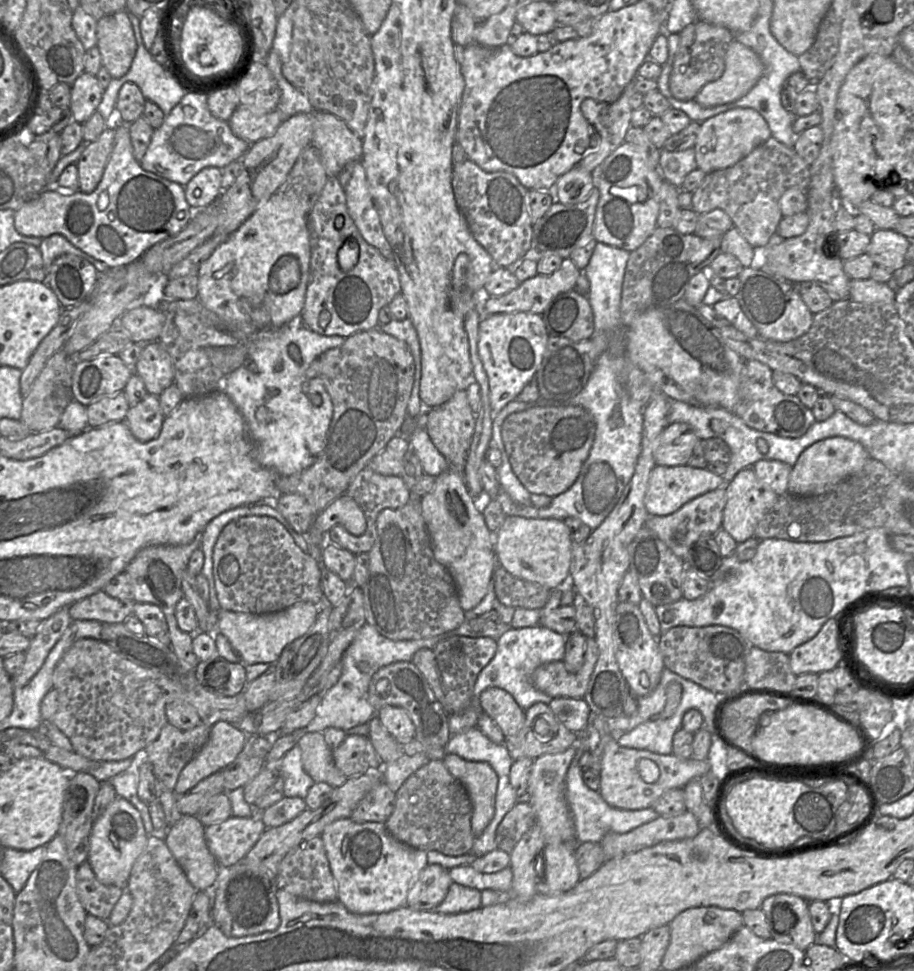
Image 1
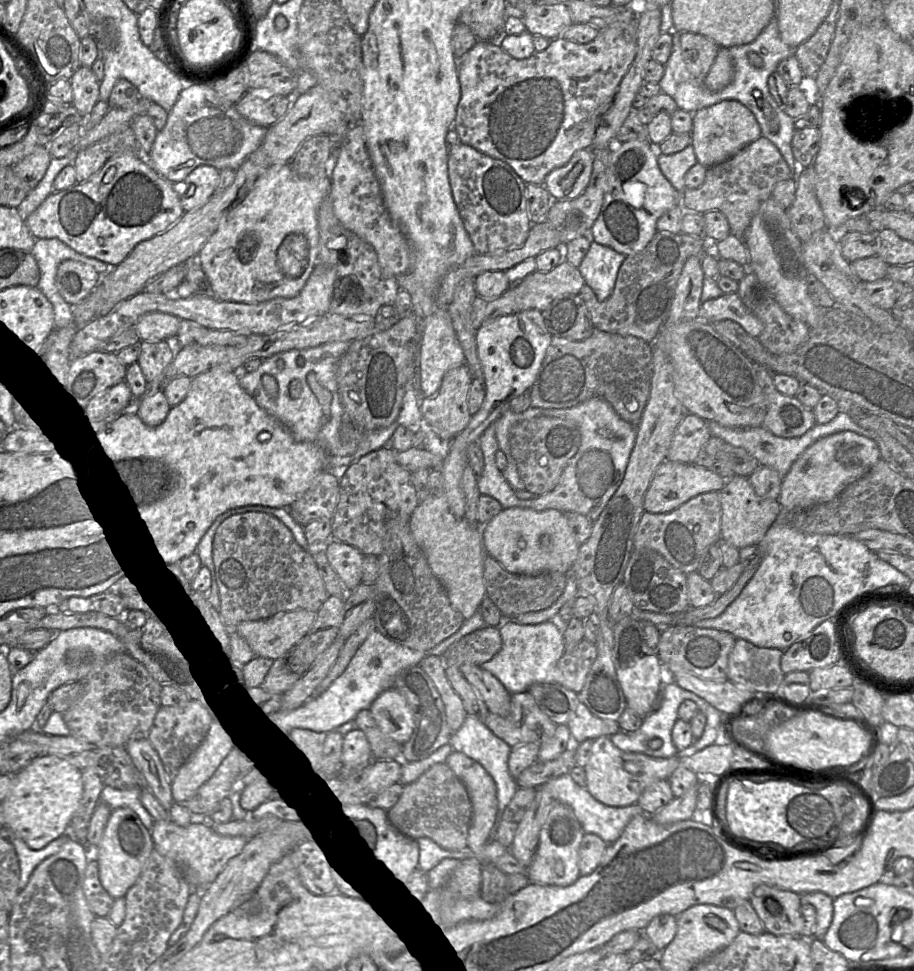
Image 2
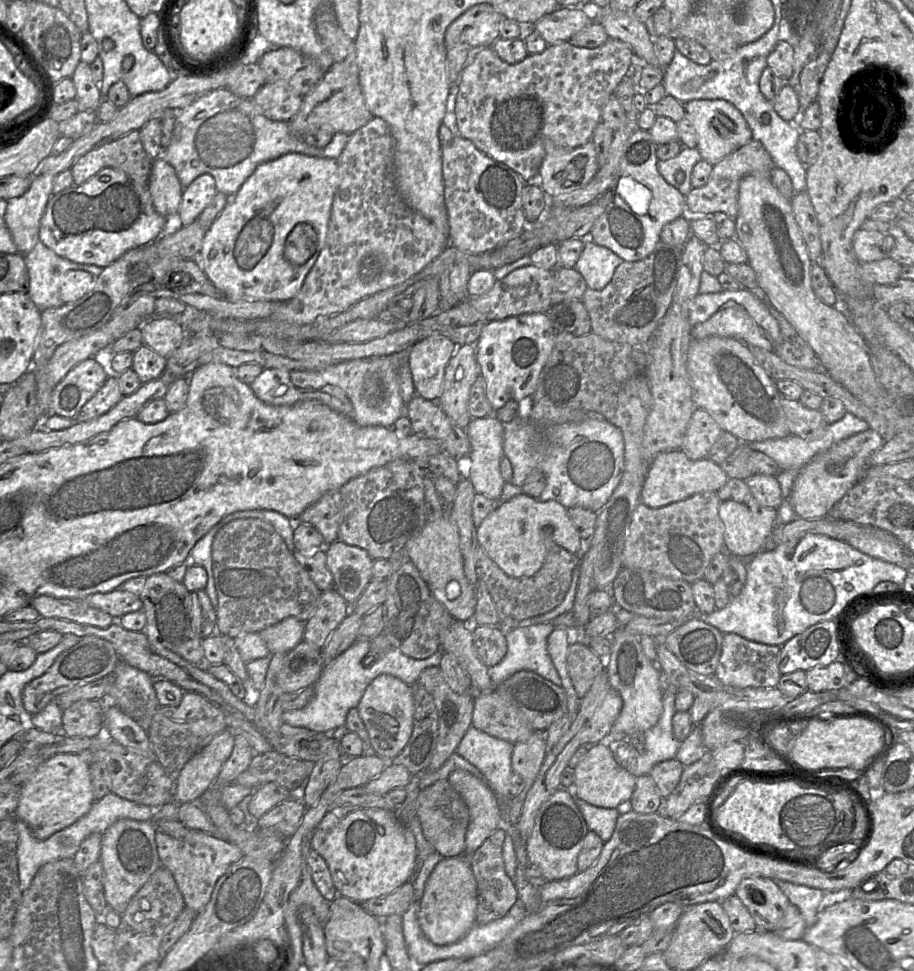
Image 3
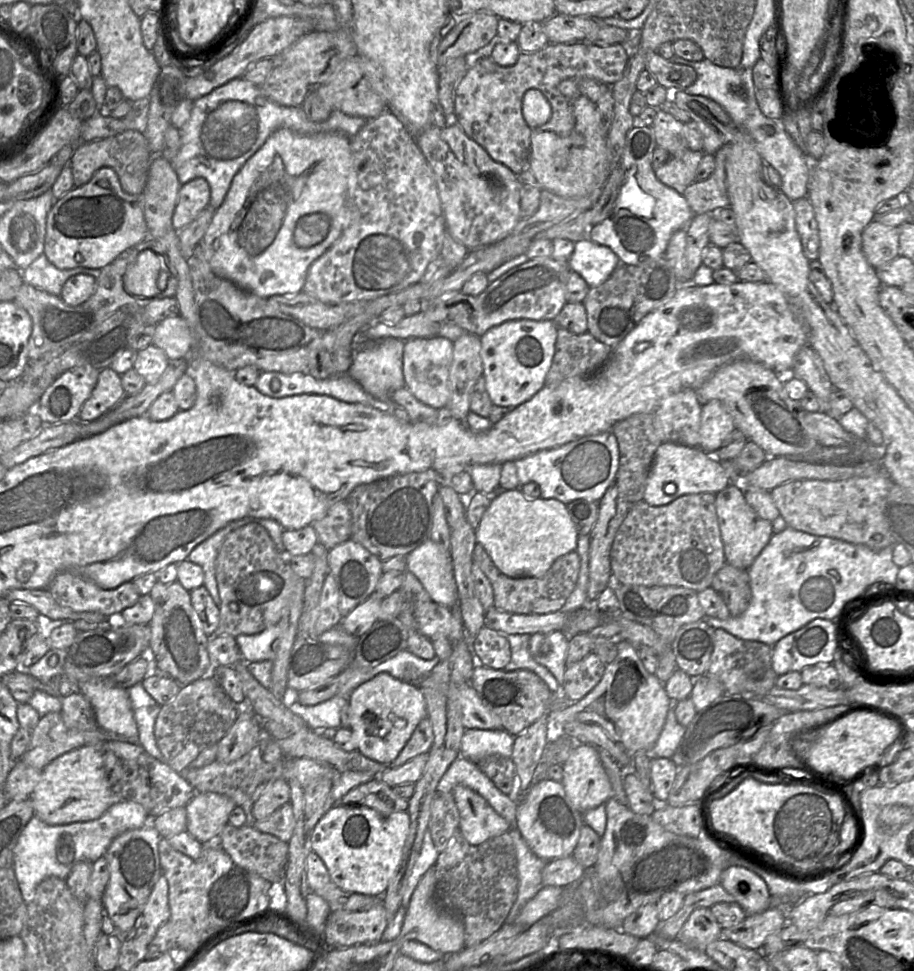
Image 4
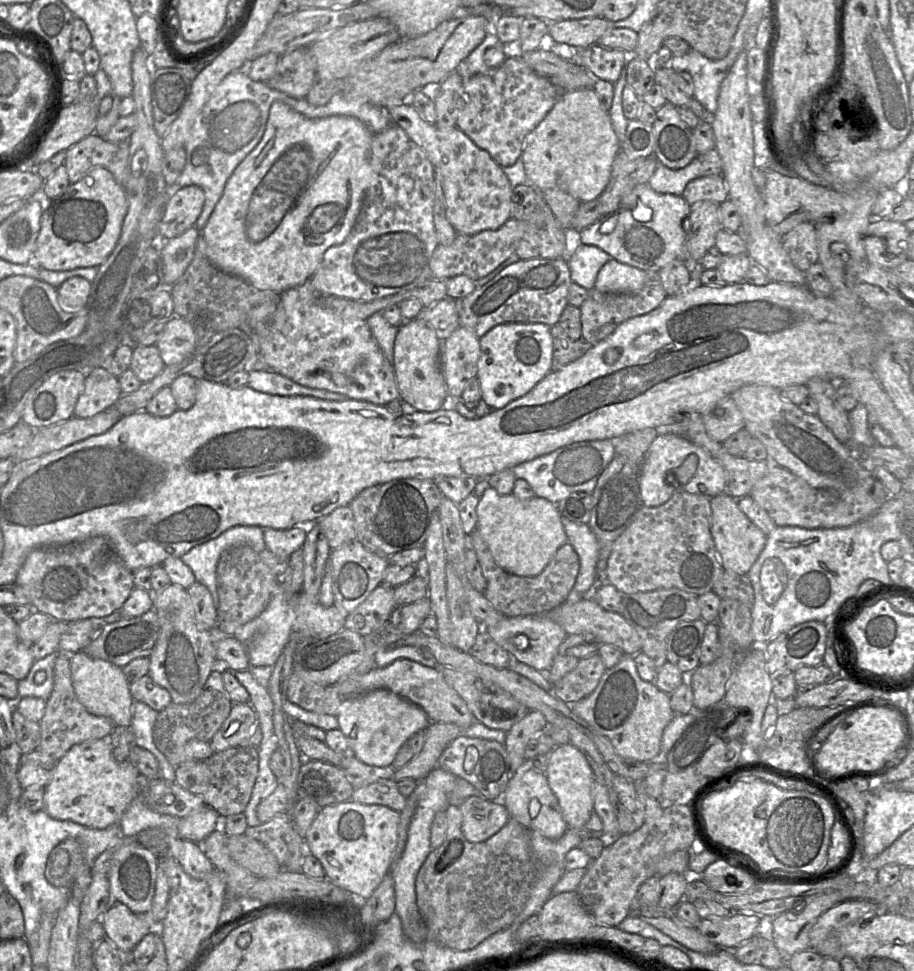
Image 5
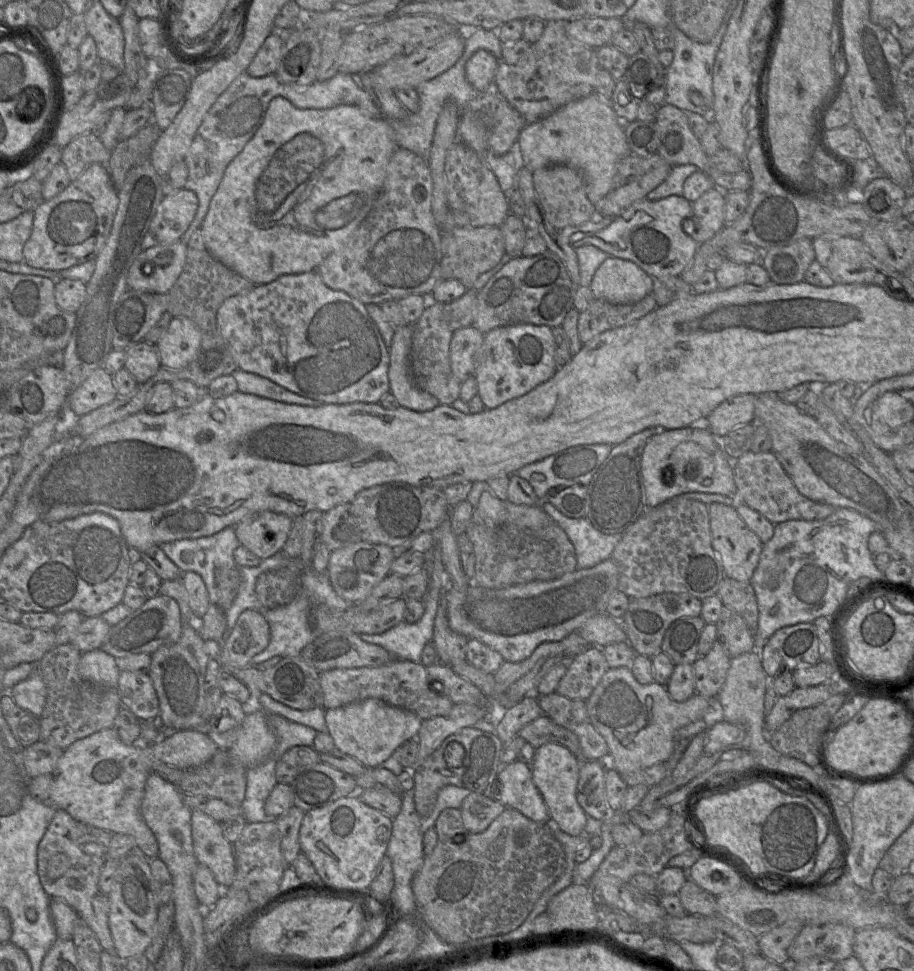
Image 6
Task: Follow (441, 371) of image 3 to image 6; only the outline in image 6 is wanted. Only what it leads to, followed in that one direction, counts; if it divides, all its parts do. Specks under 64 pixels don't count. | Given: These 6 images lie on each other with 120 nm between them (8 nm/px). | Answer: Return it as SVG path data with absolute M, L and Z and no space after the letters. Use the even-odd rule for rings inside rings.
M412 324L397 327L389 348L389 385L390 393L400 407L416 412L425 412L440 403L431 394L419 388L413 378L410 366L412 346Z

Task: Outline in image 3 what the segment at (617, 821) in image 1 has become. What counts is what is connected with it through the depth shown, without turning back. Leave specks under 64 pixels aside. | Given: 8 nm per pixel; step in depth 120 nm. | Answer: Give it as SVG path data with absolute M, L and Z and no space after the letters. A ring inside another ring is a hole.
M576 797L575 802L588 830L595 832L603 842L607 842L614 832L622 809L593 806Z

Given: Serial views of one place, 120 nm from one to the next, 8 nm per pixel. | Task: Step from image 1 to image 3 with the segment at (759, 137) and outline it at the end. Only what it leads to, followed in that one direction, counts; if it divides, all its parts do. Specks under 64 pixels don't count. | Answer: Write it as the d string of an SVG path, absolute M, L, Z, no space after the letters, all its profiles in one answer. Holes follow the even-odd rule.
M691 100L684 104L684 108L686 116L692 121L696 130L696 148L702 159L711 165L715 165L752 140L752 131L742 113L726 100Z

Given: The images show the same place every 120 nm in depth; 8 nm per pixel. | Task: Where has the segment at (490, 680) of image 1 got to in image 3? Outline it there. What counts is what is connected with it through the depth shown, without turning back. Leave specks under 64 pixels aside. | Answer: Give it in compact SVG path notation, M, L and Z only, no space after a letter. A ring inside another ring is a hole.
M547 622L505 631L507 653L501 662L488 667L493 683L497 686L512 674L529 670L561 685L560 676L547 650L548 637L555 628Z

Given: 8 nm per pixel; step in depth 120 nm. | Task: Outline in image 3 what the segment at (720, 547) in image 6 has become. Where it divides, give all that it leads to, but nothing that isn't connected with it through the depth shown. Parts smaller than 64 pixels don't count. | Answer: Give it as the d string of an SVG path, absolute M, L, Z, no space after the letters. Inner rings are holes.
M729 478L718 492L719 517L723 523L724 549L729 555L749 559L758 553L776 526L777 509L764 507L753 497L747 482Z

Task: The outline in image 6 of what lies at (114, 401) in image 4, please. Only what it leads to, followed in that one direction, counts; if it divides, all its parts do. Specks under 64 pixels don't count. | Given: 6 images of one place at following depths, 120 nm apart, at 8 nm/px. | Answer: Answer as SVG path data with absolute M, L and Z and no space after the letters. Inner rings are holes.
M98 368L70 393L67 406L76 416L81 417L113 402L116 398L113 375L103 368Z

